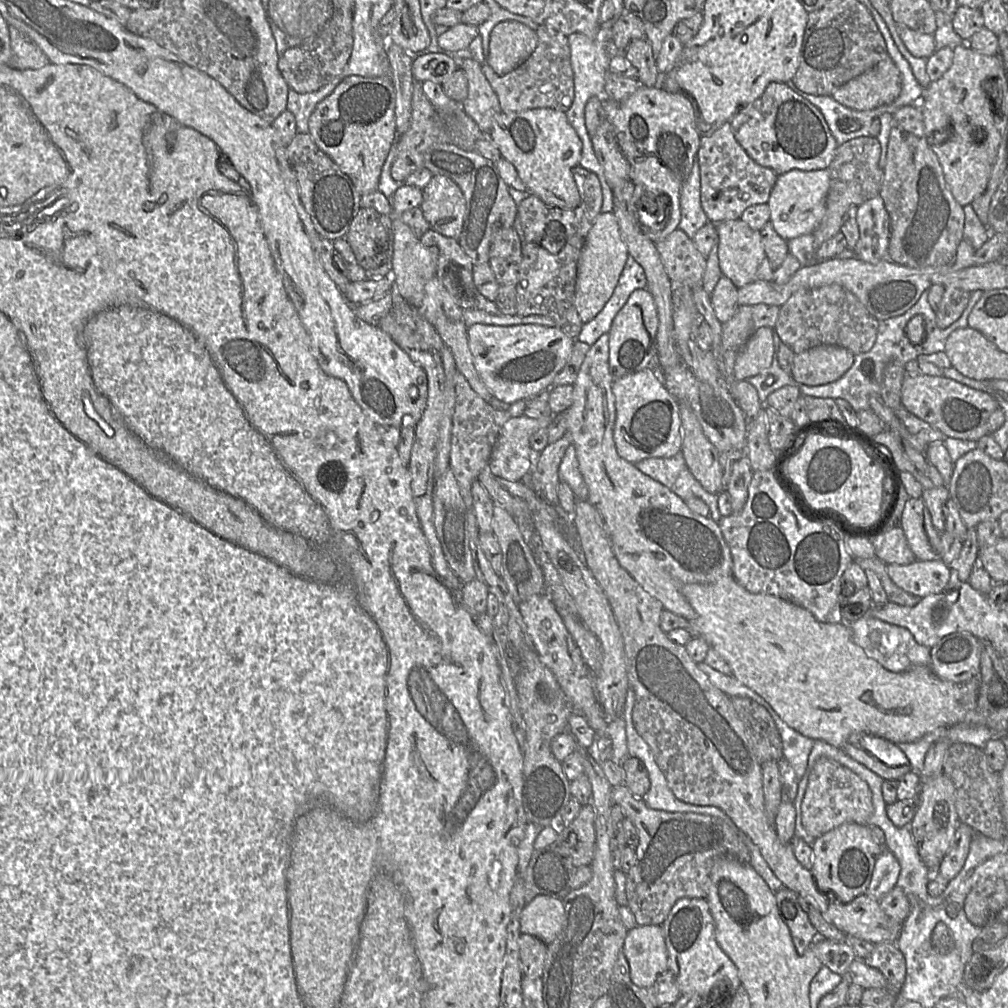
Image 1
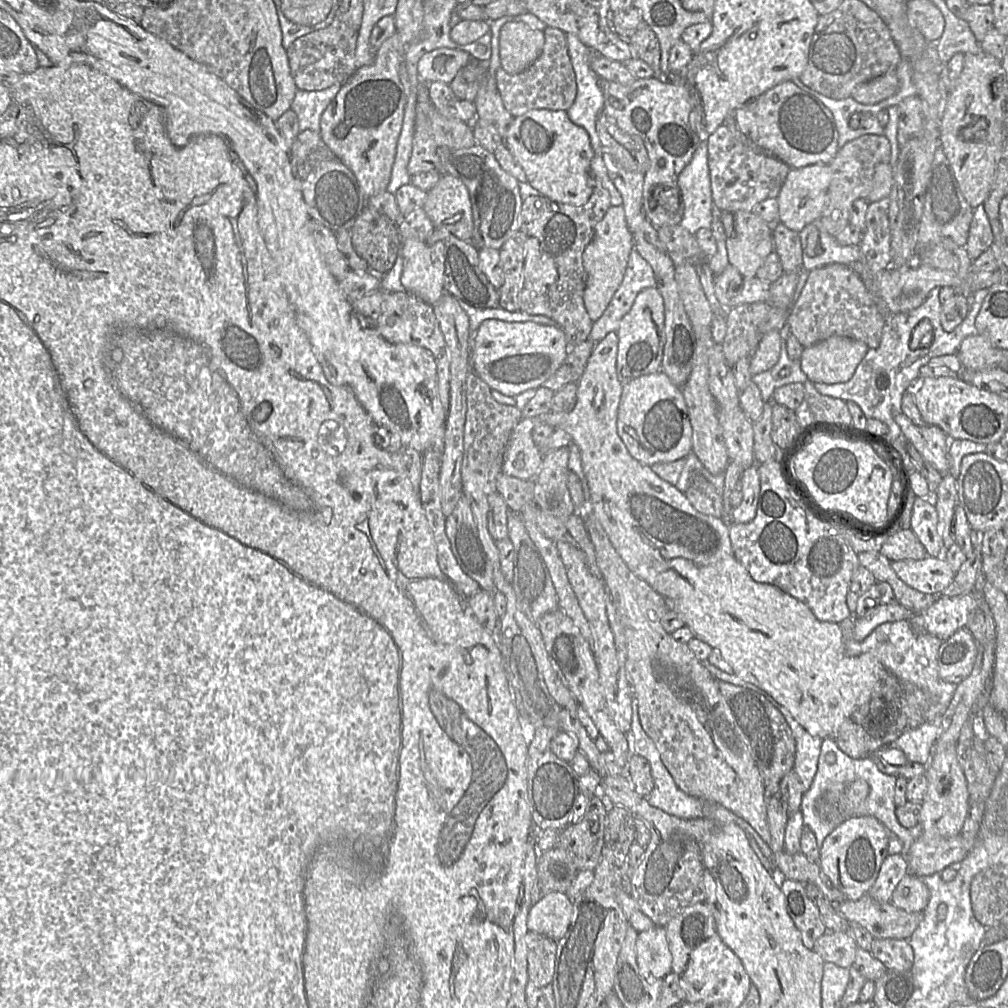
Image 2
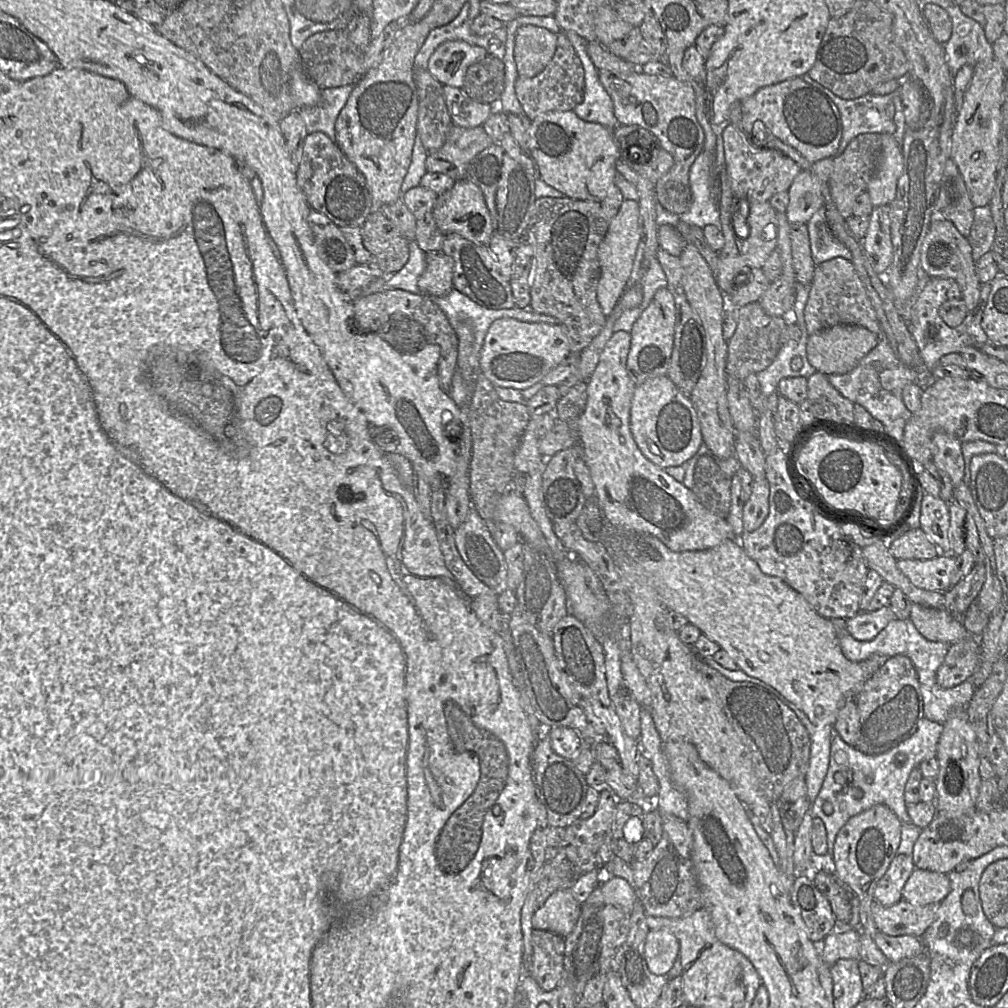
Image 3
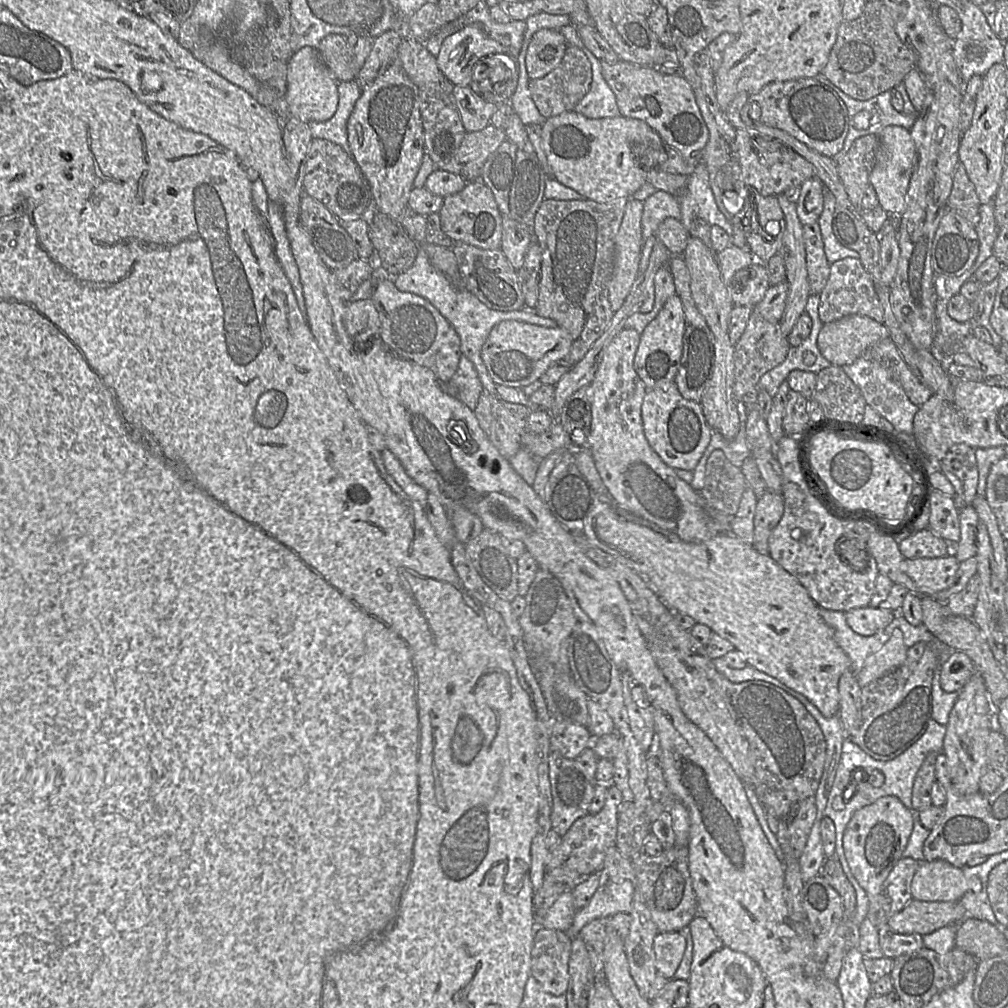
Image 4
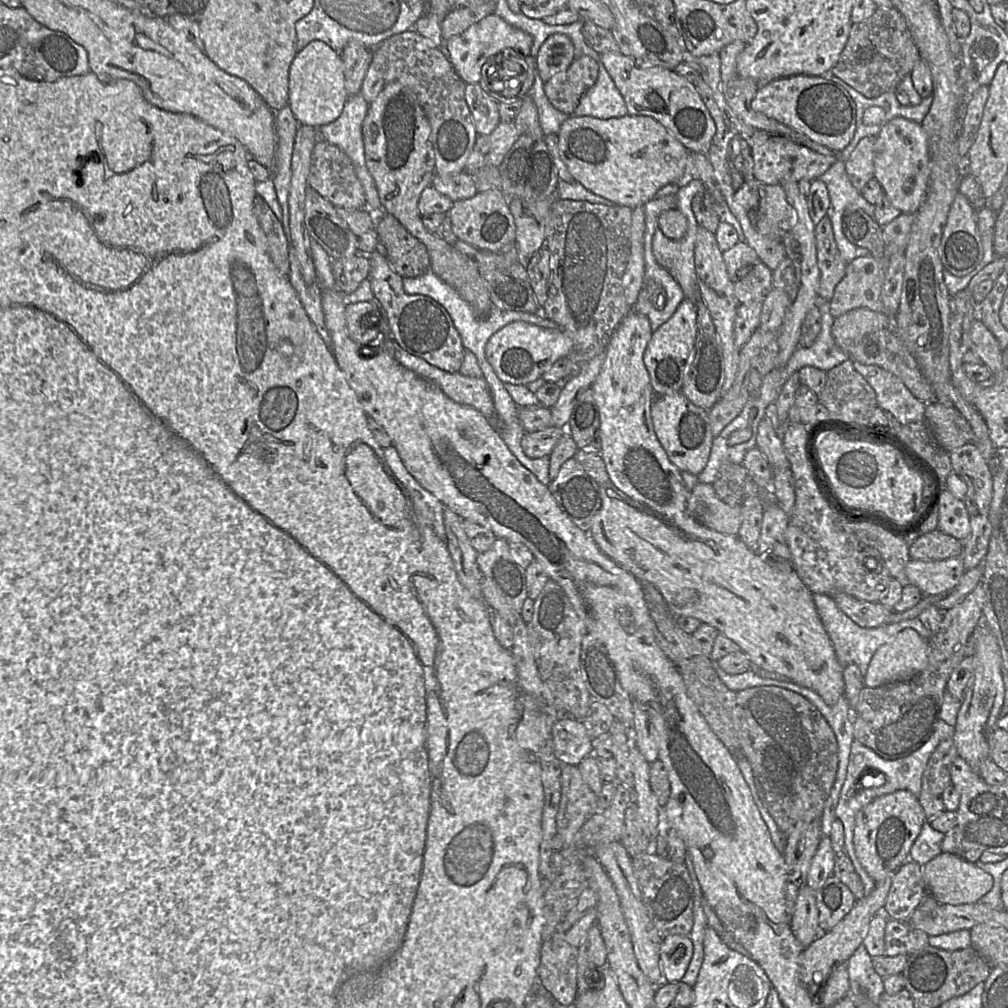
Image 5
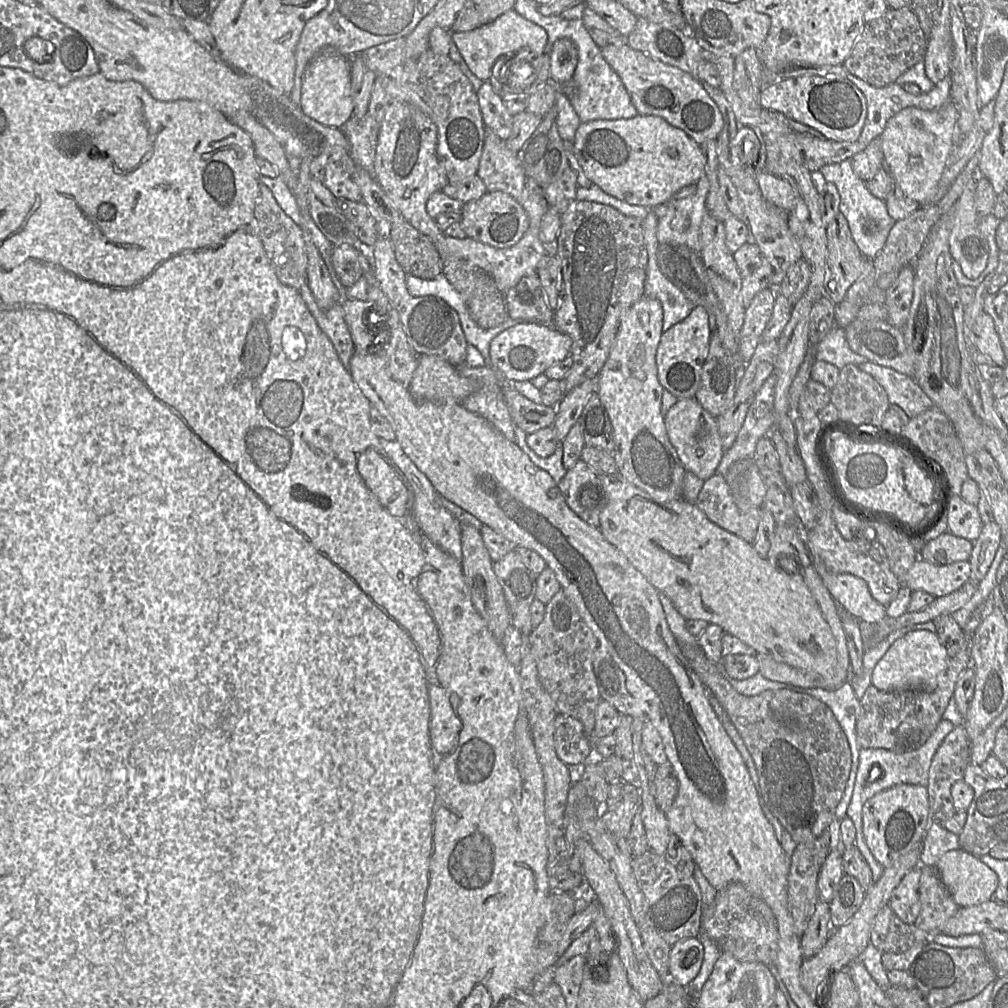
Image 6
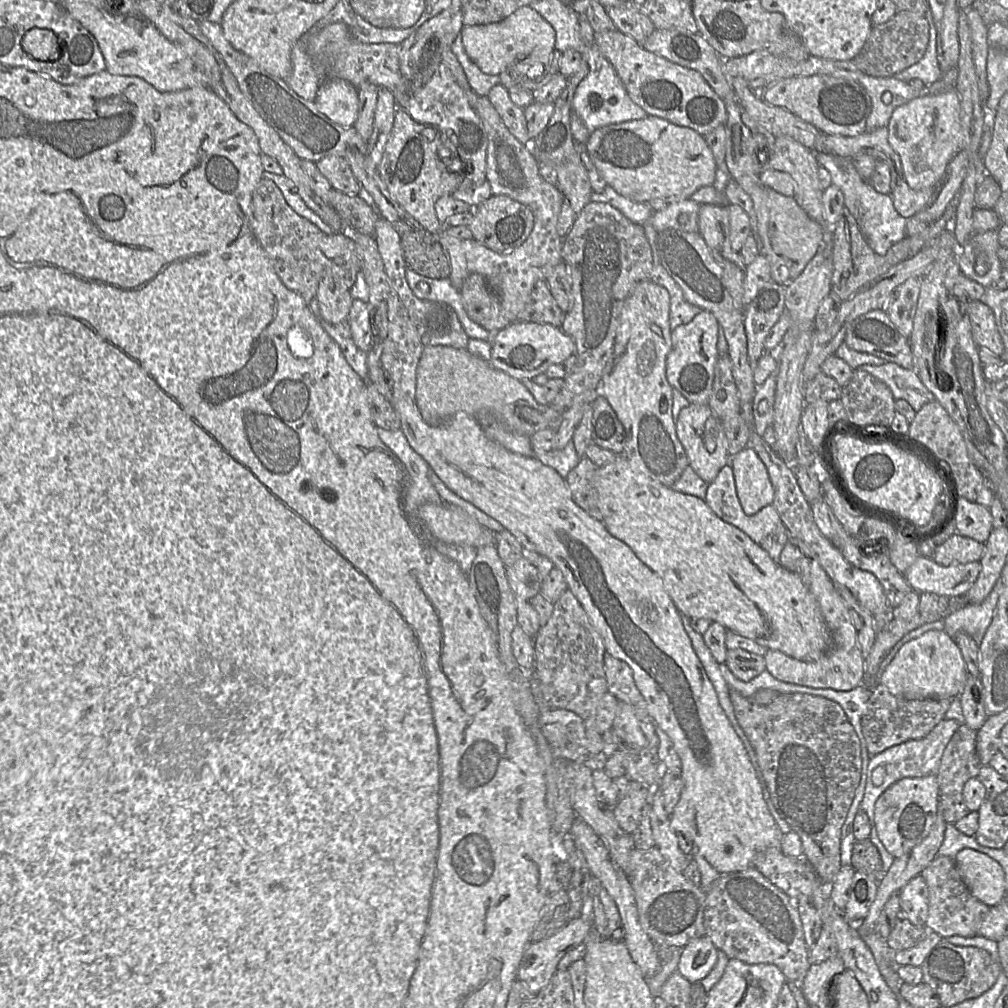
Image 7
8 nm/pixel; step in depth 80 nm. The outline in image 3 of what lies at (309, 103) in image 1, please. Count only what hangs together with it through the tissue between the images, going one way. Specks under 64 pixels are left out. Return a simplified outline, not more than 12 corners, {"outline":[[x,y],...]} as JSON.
{"outline":[[354,85],[325,88],[297,109],[308,133],[335,139],[335,123]]}

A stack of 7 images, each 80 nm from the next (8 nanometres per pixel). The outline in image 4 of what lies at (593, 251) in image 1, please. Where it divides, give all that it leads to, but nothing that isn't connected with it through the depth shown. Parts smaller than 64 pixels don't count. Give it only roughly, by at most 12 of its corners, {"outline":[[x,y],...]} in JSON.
{"outline":[[627,199],[607,285],[613,311],[638,274],[644,201]]}

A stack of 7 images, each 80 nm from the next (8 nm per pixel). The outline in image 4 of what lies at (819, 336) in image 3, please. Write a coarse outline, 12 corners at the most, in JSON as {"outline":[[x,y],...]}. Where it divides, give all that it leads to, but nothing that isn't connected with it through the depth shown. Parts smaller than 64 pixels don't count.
{"outline":[[852,314],[823,324],[817,347],[843,367],[886,338],[884,323]]}

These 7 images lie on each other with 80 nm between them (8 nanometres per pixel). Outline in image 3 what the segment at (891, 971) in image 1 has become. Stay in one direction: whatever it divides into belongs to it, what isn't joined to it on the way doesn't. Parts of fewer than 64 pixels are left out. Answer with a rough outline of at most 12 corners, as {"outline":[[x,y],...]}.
{"outline":[[889,936],[874,940],[889,963],[925,951],[916,936]]}

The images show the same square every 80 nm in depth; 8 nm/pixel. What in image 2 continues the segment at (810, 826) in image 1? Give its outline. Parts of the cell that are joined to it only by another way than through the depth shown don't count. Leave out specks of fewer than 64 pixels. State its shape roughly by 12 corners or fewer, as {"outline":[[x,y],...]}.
{"outline":[[857,779],[842,794],[815,801],[822,820],[840,824],[855,816],[870,791]]}

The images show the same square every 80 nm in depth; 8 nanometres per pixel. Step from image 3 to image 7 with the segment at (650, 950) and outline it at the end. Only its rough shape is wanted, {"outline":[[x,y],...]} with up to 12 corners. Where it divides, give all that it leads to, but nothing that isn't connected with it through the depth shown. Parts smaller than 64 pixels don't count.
{"outline":[[711,940],[681,948],[677,971],[692,984],[712,971],[719,955]]}

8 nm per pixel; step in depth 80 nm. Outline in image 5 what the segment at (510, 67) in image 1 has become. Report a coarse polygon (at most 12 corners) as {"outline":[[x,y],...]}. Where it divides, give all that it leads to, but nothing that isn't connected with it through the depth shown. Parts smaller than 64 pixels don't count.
{"outline":[[552,34],[535,57],[546,82],[566,70],[575,49],[568,36]]}

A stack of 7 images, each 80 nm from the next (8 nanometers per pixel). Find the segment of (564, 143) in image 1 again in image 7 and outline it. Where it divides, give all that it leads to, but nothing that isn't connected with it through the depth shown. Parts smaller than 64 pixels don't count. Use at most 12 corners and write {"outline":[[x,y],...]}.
{"outline":[[657,116],[583,146],[638,203],[690,199],[717,165],[704,136]]}

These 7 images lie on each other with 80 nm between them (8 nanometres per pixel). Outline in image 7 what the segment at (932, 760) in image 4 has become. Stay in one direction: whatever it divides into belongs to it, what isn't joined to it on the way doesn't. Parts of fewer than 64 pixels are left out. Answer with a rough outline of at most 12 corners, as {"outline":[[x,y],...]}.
{"outline":[[962,723],[935,773],[939,816],[954,824],[970,813],[963,787],[982,767],[976,730]]}

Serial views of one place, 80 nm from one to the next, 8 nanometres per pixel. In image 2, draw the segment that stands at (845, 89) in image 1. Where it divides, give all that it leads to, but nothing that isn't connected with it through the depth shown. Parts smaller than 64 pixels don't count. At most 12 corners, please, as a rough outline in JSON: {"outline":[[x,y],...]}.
{"outline":[[896,70],[857,85],[850,97],[875,104],[894,95]]}

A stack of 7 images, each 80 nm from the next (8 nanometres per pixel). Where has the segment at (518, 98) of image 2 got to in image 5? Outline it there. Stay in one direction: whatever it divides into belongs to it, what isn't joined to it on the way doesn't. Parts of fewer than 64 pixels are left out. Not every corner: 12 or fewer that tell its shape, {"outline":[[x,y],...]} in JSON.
{"outline":[[589,56],[544,82],[550,104],[572,115],[594,84]]}

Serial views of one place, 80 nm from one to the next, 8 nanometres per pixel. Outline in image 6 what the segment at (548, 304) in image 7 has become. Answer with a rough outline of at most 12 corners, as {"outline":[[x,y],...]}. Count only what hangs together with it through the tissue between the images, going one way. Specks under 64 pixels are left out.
{"outline":[[536,273],[503,293],[510,318],[552,324]]}

